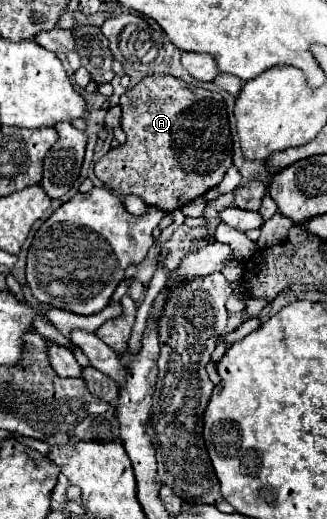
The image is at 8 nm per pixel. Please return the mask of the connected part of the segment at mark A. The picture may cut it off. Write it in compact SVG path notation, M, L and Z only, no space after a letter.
M158 73L144 77L136 87L128 89L120 97L120 107L126 143L114 151L108 151L94 165L96 177L114 193L122 197L136 195L146 205L158 207L162 211L176 211L188 205L192 199L202 197L206 191L214 189L232 167L230 123L226 103L220 93L202 87L190 87L172 75Z

